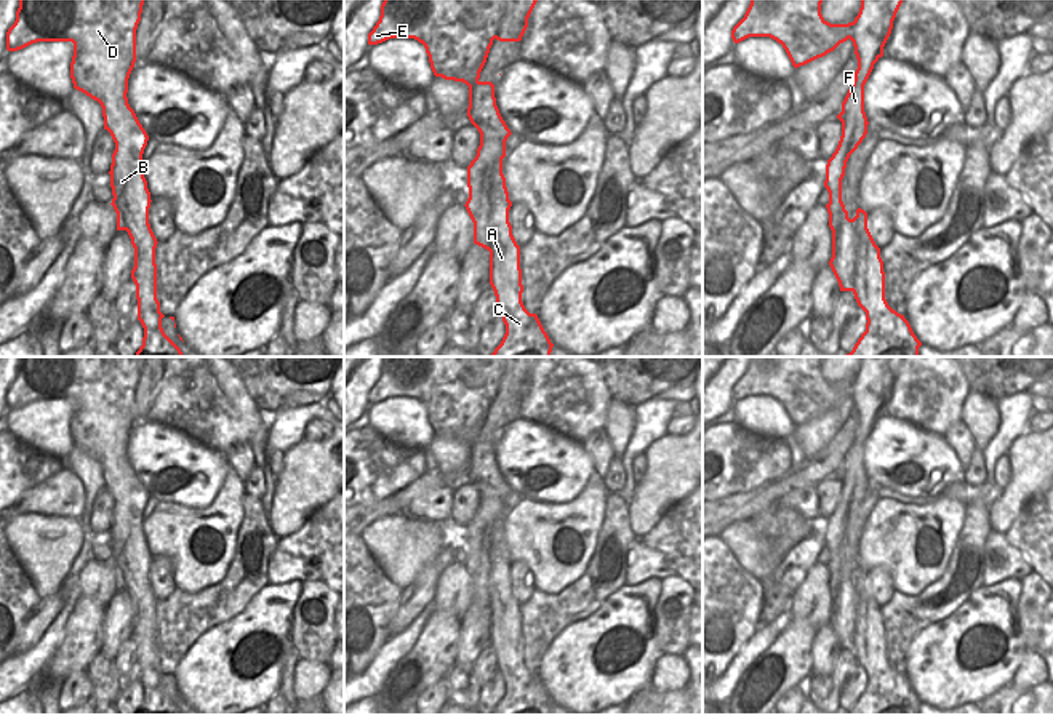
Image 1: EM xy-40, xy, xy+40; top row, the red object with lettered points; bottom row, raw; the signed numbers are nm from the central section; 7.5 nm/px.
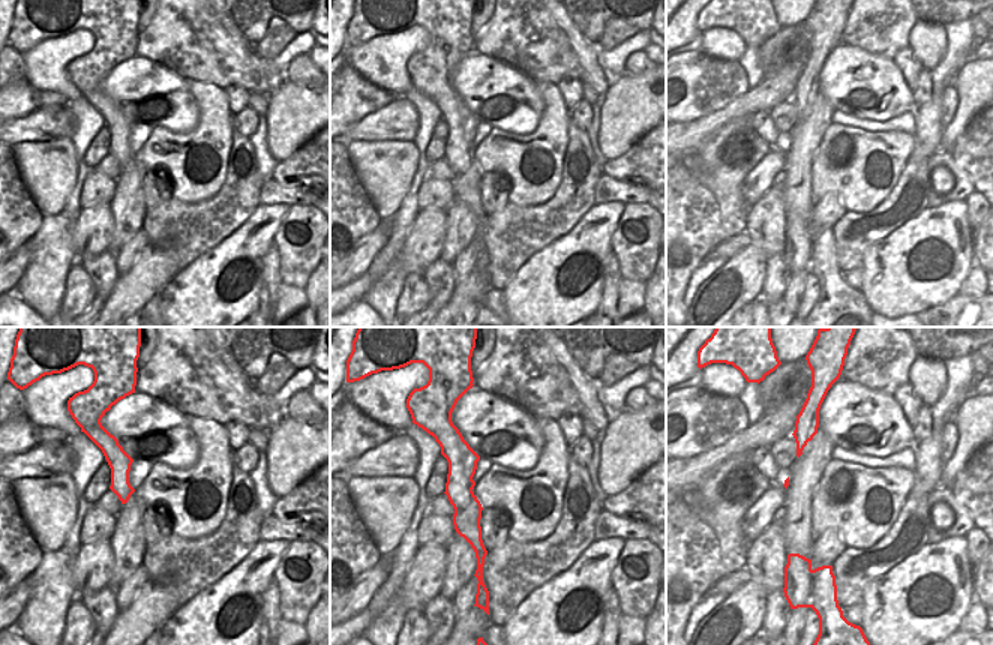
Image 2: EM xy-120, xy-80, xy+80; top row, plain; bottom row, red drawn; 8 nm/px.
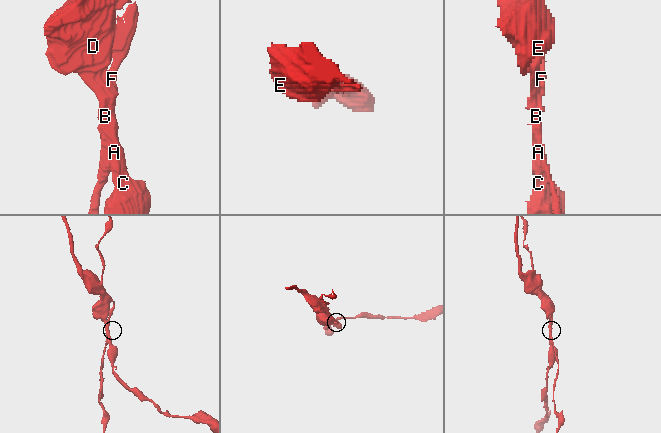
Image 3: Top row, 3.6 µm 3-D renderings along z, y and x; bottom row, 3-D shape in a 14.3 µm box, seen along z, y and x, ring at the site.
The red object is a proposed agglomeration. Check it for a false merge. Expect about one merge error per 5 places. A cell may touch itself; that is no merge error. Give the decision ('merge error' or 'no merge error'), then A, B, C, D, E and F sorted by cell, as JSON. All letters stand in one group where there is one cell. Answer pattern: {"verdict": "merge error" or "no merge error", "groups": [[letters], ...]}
{"verdict": "merge error", "groups": [["A", "B", "C", "D", "E"], ["F"]]}

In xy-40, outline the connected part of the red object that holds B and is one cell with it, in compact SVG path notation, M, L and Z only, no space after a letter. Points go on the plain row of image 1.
M19 357L16 379L6 390L6 408L18 409L37 400L72 400L74 414L70 437L74 446L98 459L102 465L104 488L115 501L110 523L110 545L114 555L123 555L134 568L141 569L141 579L130 582L126 590L134 606L134 625L131 637L136 643L138 678L144 686L142 704L134 715L182 715L181 707L162 686L160 661L157 657L157 597L149 582L150 550L142 531L142 510L134 504L122 478L130 475L125 461L128 437L136 421L136 387L141 379L144 357Z

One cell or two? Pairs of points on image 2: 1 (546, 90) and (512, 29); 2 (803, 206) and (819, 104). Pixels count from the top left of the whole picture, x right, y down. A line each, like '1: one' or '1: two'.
1: two
2: one

